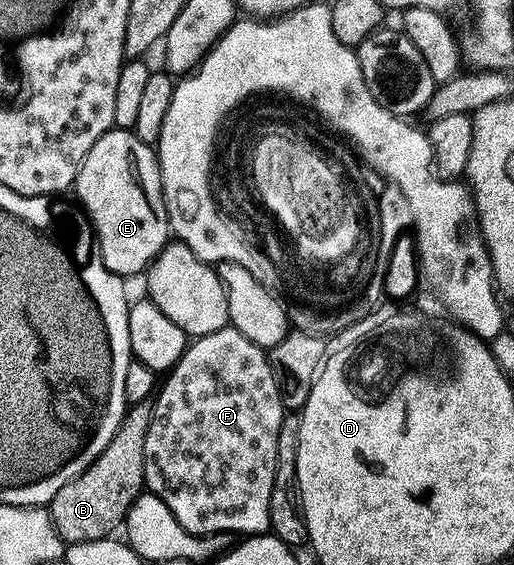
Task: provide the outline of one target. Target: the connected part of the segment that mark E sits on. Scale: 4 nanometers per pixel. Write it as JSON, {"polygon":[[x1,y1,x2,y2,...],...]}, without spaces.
{"polygon":[[114,128,97,141,87,156,77,177,75,194,85,205,88,221,95,231,95,242,99,247,105,267,122,280,130,280,136,274,144,275,154,260,171,242,169,209,165,207,165,189,161,175,161,159,154,147,137,138,132,129]]}

